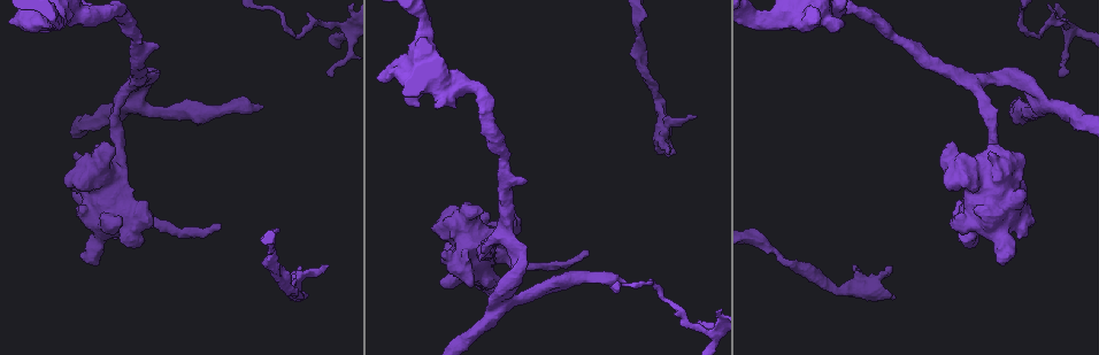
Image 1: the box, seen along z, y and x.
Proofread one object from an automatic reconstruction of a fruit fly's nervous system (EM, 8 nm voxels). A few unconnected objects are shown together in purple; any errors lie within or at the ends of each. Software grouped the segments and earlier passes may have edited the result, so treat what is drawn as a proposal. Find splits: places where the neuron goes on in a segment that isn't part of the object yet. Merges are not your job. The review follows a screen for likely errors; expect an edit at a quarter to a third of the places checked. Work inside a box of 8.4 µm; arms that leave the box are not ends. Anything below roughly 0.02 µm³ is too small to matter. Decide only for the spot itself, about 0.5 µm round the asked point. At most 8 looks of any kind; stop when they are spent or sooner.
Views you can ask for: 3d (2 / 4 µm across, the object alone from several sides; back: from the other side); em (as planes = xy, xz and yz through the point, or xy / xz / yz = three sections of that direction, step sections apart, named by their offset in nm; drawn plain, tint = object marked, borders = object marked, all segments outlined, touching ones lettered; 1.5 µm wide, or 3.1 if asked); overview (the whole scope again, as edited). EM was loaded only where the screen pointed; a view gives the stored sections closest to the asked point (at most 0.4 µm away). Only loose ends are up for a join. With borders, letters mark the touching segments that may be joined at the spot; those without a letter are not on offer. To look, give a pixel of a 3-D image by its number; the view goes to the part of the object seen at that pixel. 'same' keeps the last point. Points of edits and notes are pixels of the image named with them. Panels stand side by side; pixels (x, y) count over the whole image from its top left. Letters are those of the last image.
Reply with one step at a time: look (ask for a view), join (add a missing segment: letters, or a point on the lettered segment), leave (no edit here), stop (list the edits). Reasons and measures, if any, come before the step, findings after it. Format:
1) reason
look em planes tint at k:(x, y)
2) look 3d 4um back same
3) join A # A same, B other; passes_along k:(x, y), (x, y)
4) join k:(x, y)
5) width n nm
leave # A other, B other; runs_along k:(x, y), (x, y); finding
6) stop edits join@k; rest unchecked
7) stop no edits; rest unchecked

free end
look em yz step 4 borders at 1:(894, 298)

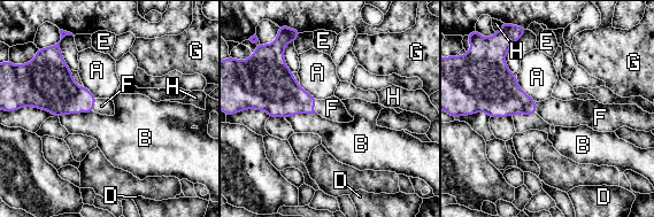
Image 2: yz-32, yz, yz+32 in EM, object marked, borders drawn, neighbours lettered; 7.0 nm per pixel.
cut it another way
look em planes borders same

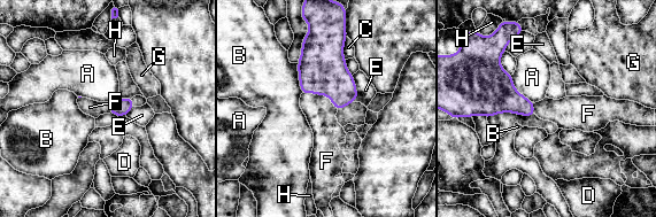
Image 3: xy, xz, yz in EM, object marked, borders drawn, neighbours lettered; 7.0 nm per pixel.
join F # A other, B other, C other, D other, E other, F same, G other, H other; passes_along 3:(322, 68), (322, 94), (321, 114); it goes on there

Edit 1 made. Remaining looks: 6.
free end
look 3d 2um at 1:(700, 319)

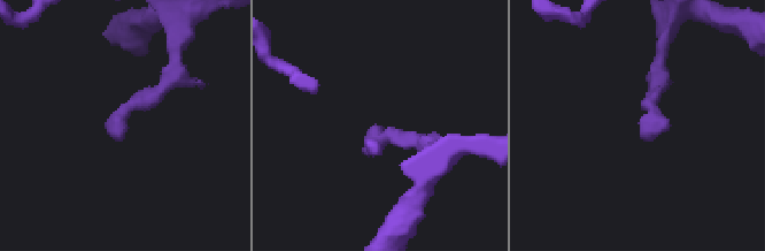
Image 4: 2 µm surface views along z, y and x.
look em planes borders at 4:(646, 140)

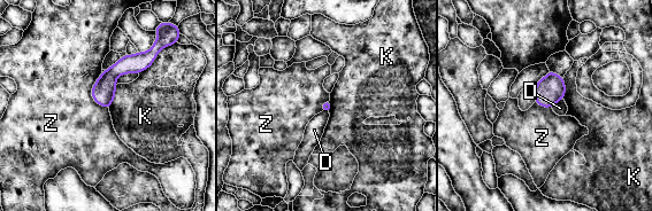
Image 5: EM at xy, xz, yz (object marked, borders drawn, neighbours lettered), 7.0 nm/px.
leave # D other, K other, Z other; runs_along 5:(152, 56), (122, 65), (94, 95); no lettered segment goes on from it

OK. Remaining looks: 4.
an open end
look em planes borders at 1:(589, 254)

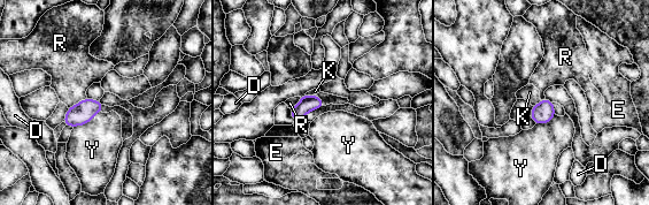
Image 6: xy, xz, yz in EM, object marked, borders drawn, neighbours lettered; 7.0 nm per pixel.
width 120 nm
leave # D other, E other, K other, R other, Y other; border 6:(100, 111), (87, 122), (72, 127); none of them fits

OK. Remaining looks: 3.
stop edits join@3; rest unchecked

